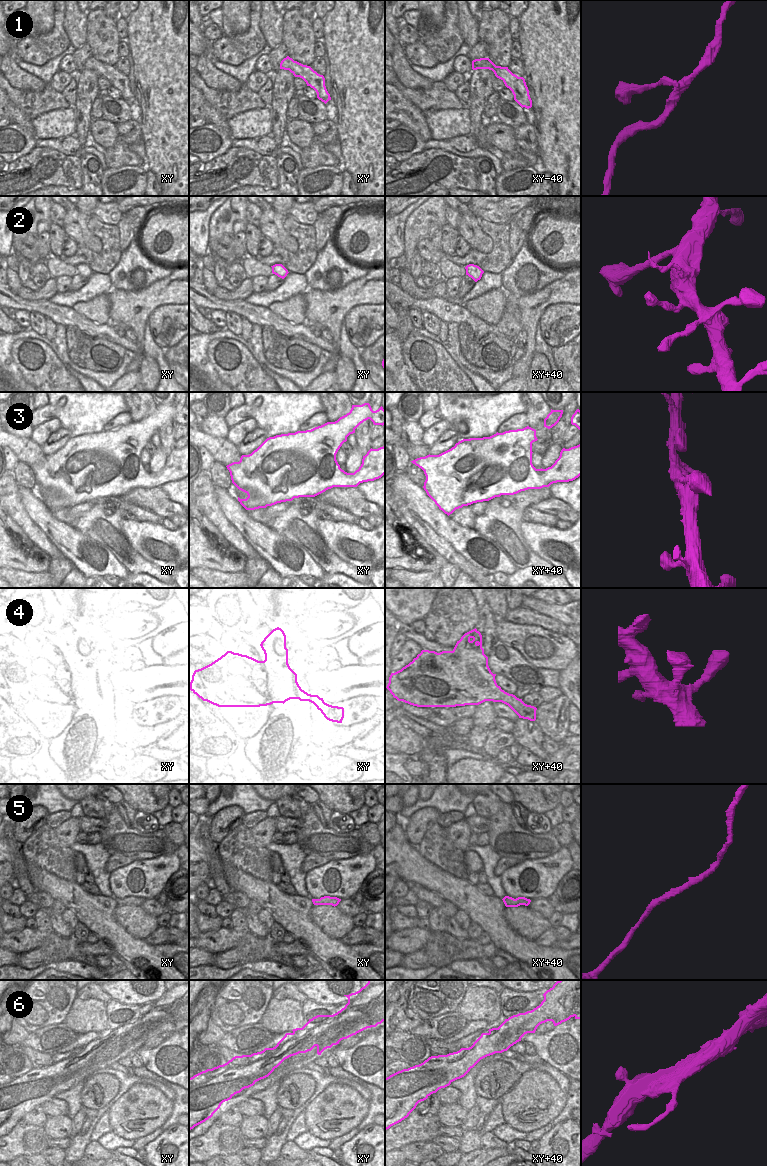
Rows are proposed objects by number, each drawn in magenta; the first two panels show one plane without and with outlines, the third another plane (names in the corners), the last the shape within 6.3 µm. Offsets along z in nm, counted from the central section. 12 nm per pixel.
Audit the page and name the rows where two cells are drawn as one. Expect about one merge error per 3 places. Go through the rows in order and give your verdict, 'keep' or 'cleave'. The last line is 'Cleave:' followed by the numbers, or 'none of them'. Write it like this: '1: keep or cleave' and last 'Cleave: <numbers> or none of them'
1: keep
2: keep
3: keep
4: keep
5: keep
6: keep
Cleave: none of them

